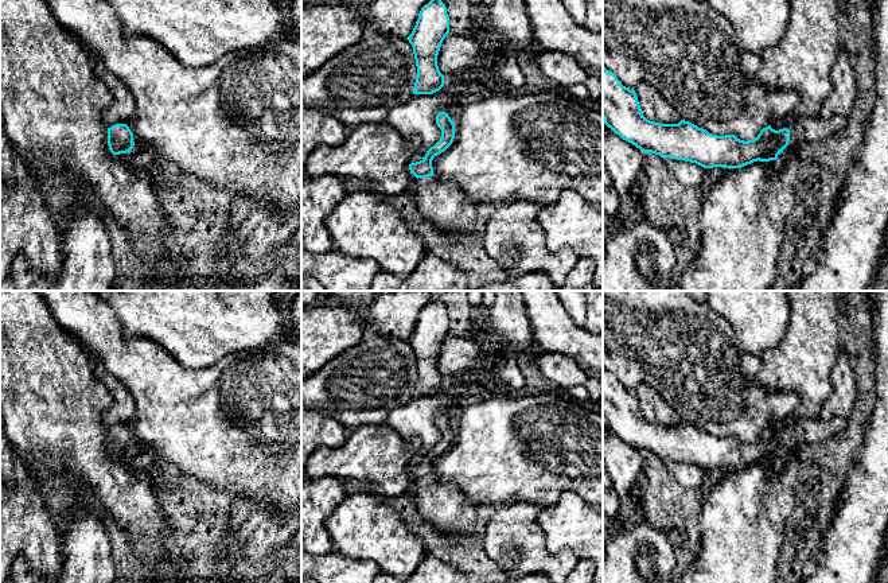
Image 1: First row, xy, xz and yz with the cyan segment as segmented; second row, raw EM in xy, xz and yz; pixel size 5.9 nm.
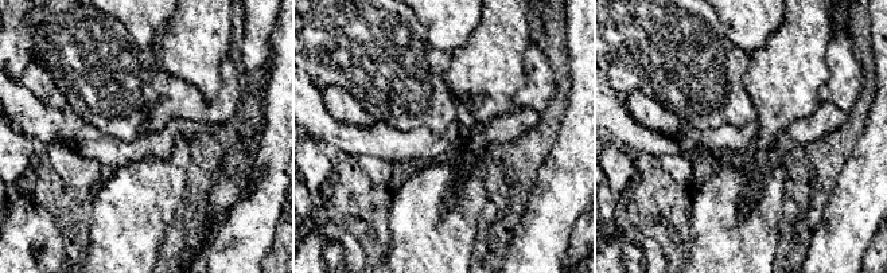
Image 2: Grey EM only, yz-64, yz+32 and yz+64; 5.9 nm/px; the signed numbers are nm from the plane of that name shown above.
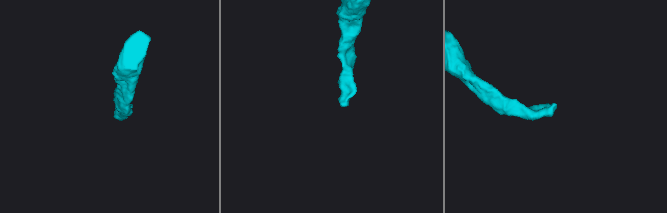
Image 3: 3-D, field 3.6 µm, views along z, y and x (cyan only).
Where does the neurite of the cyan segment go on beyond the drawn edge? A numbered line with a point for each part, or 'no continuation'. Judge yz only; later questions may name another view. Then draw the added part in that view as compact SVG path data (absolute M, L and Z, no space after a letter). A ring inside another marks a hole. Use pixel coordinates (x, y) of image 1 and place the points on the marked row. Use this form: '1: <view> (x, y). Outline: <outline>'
1: yz (807, 129). Outline: M802 117L790 128L788 144L795 147L801 143L819 143L841 131L848 117Z

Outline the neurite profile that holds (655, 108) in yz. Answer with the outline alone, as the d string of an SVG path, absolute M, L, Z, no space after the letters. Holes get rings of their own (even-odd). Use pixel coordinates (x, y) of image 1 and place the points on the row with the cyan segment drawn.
M638 83L635 93L647 120L661 124L678 124L682 120L665 97L650 83Z

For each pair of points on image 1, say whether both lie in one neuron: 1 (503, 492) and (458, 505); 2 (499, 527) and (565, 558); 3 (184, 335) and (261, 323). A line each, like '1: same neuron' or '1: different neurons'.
1: different neurons
2: same neuron
3: same neuron

